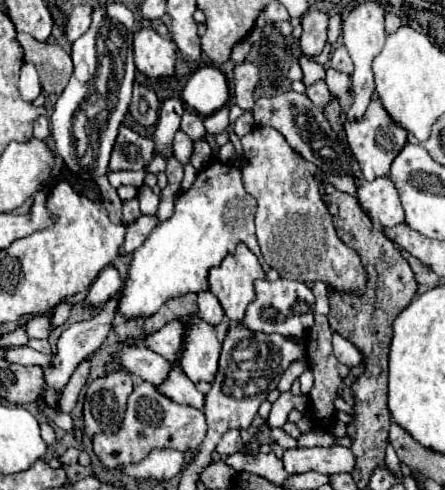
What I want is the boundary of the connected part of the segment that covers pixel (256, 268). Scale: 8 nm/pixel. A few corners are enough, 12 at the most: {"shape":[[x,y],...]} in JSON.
{"shape":[[244,244],[210,270],[210,290],[240,322],[264,276]]}

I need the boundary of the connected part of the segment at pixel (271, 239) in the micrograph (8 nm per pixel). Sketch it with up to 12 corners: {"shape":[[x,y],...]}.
{"shape":[[278,130],[242,136],[244,188],[258,200],[264,260],[300,282],[364,294],[320,180]]}

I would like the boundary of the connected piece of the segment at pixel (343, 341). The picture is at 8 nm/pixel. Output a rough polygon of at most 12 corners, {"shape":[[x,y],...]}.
{"shape":[[334,334],[334,354],[346,366],[362,362],[360,350]]}

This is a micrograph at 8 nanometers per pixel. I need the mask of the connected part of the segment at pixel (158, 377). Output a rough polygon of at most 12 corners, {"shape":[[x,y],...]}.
{"shape":[[144,346],[124,348],[120,364],[154,386],[172,364]]}

